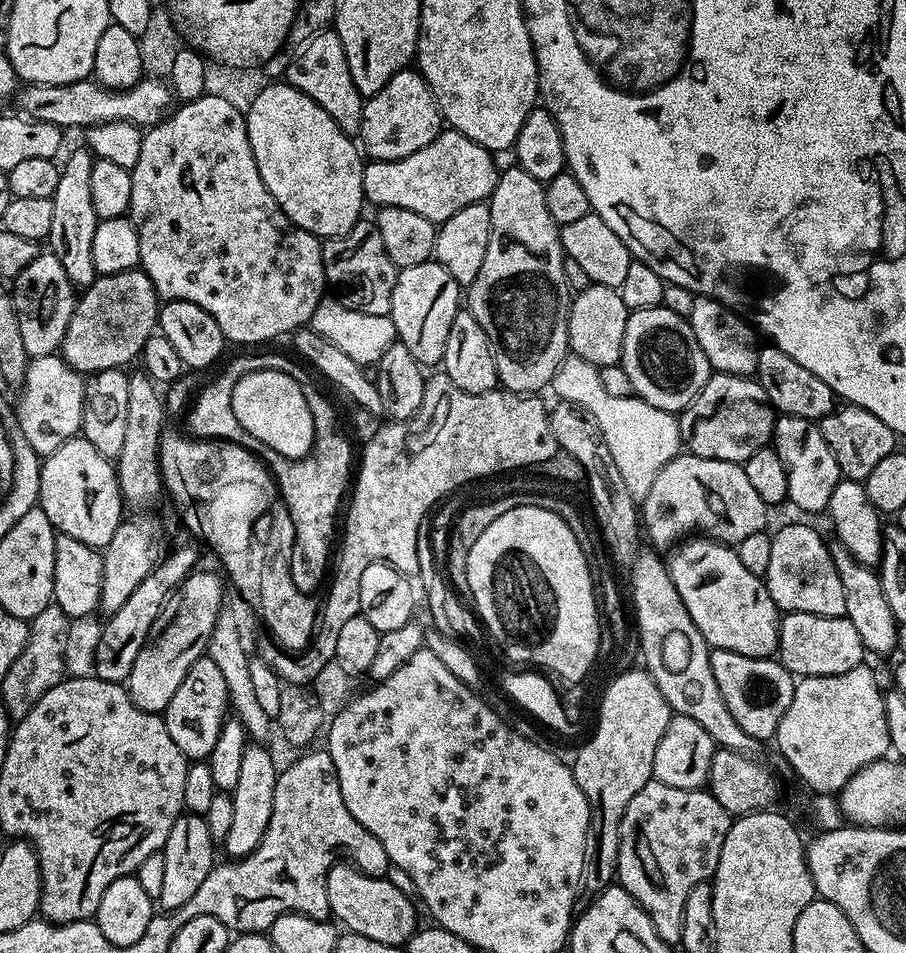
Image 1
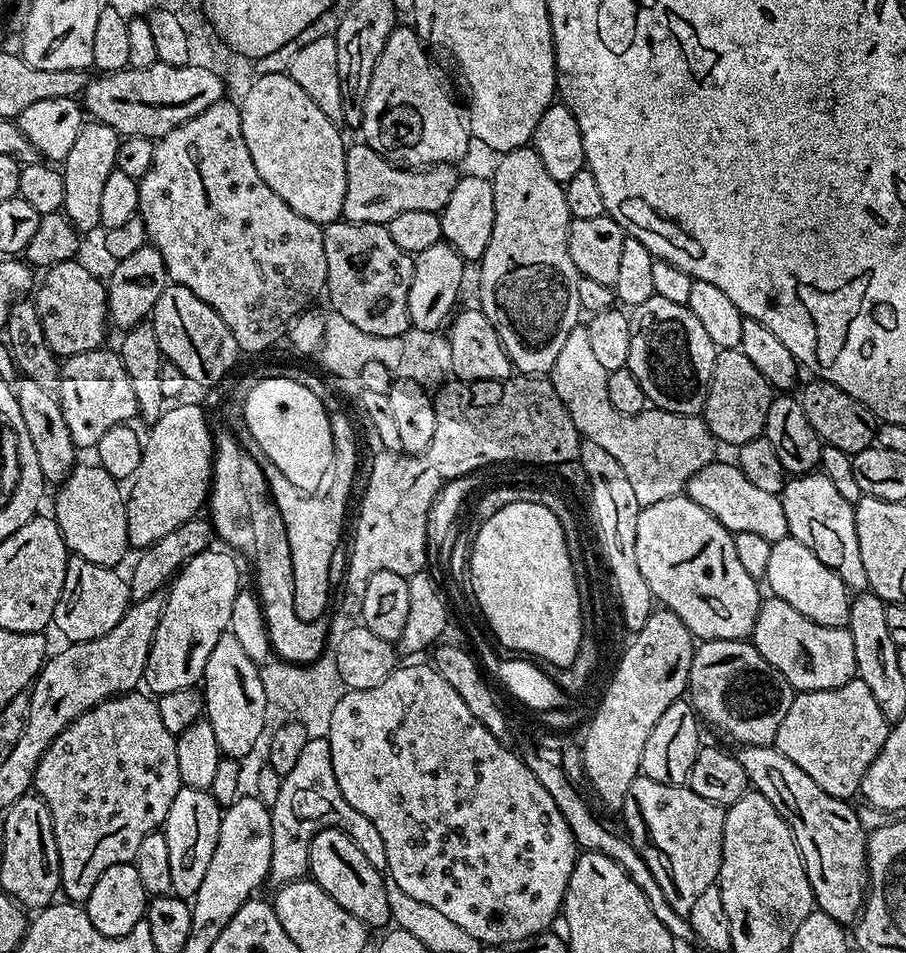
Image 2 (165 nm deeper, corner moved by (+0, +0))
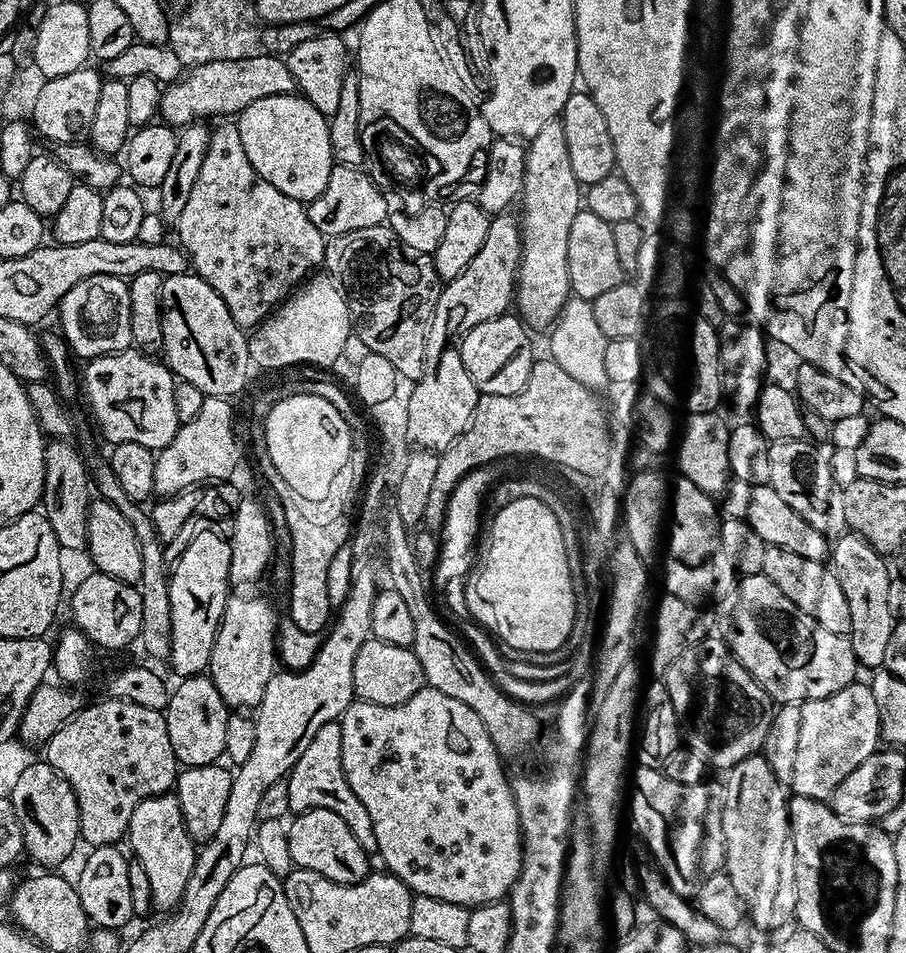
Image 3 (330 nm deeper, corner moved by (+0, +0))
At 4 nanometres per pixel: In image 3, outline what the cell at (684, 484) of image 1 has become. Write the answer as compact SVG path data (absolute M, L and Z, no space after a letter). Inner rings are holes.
M732 480L723 500L725 513L746 522L746 526L750 526L750 530L754 530L754 534L758 534L758 538L762 538L765 544L773 548L790 550L794 554L802 554L802 558L821 562L829 559L829 537L814 530L814 526L810 526L810 522L806 522L806 518L802 518L798 510L786 506L786 501L778 494L778 490L772 488L771 484L751 484Z

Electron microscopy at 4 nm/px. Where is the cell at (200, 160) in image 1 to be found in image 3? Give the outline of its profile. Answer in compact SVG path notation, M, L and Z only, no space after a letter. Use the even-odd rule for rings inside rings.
M235 123L224 124L213 131L208 138L206 158L198 170L198 182L190 190L186 210L182 210L178 225L179 247L183 248L195 275L208 283L216 291L218 298L226 302L230 318L240 328L255 329L256 325L268 319L293 291L313 275L314 270L324 260L326 238L310 222L307 207L301 201L290 198L270 186L246 158L242 150L242 134L238 134Z

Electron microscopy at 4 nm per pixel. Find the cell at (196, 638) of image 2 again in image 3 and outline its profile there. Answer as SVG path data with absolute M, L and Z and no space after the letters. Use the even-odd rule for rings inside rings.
M213 532L198 535L185 553L171 565L168 578L170 618L172 619L172 655L170 665L177 677L199 676L207 669L224 605L230 595L231 546L223 536Z

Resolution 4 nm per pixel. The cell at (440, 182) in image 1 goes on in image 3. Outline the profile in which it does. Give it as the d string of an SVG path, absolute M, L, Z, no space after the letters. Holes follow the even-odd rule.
M336 164L330 174L330 182L326 182L326 190L322 190L322 194L318 194L318 198L314 198L307 205L310 222L314 222L314 226L318 226L318 230L325 238L347 236L350 232L357 232L363 228L373 228L389 219L390 207L388 208L387 202L384 201L379 186L366 173L360 171L364 170L351 164Z

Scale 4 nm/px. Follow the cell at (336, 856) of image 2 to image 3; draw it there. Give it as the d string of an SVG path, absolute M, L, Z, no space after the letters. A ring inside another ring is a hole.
M312 808L308 812L299 813L295 819L293 824L291 822L287 825L290 858L295 867L314 870L339 884L357 884L369 876L369 853L362 850L358 838L354 838L350 826L346 826L338 814Z

